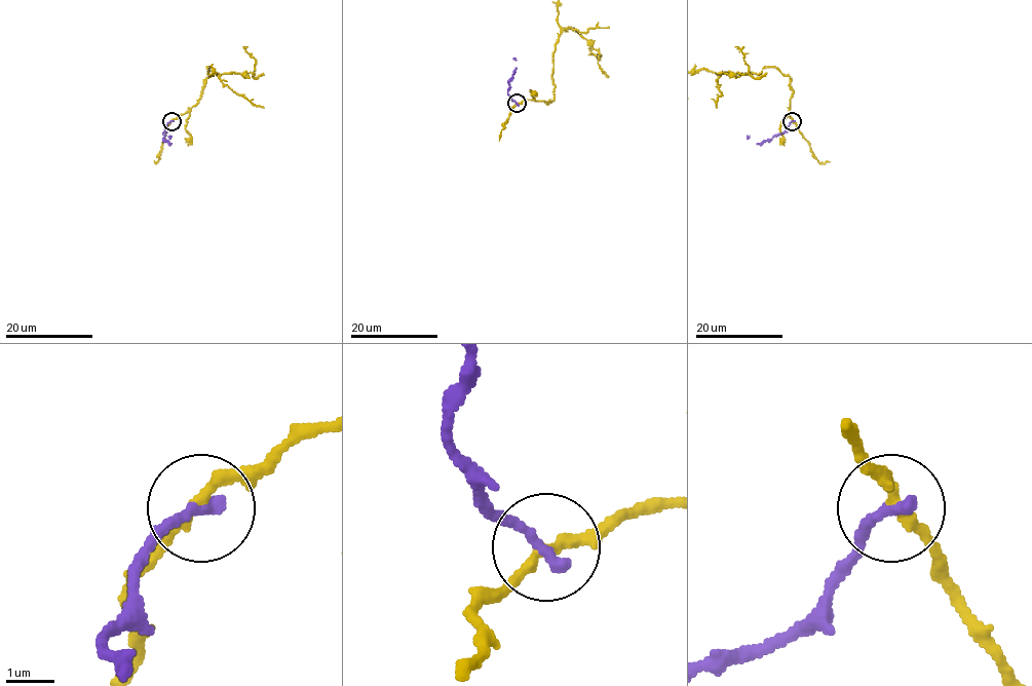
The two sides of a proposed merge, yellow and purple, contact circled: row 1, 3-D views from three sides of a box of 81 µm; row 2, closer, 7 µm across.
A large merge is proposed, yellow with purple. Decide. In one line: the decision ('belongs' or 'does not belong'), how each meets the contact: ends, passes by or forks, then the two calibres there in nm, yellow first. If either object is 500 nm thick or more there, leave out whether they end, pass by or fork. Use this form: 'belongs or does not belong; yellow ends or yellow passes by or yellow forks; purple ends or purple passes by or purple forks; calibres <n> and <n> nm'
does not belong; yellow passes by; purple ends; calibres 240 and 280 nm

